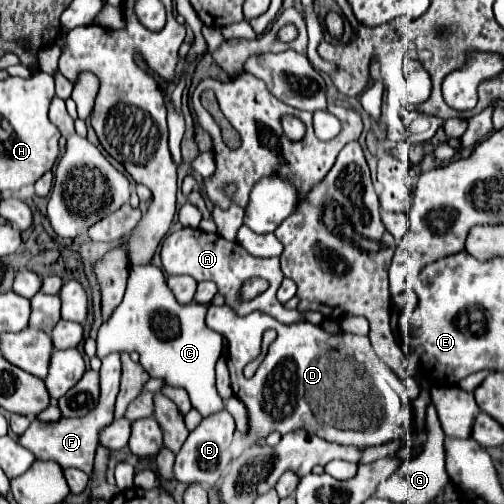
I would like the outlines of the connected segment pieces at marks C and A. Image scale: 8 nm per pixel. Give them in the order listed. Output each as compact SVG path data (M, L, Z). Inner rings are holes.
M152 264L132 266L124 300L114 310L112 318L104 322L96 336L96 356L104 358L114 348L132 348L140 354L142 368L152 376L164 380L164 386L184 388L192 408L202 416L210 416L224 408L214 384L214 366L222 352L222 336L210 330L204 322L206 308L202 304L182 306L166 286L164 272Z
M182 228L178 232L172 232L164 238L162 242L162 252L160 252L160 258L162 258L162 266L164 266L164 272L168 276L178 276L178 274L188 274L192 276L196 282L202 282L202 280L212 280L216 282L218 286L218 294L224 296L226 300L226 306L230 306L238 316L246 316L254 310L260 310L260 312L266 312L270 314L272 318L276 318L278 322L282 324L292 324L296 320L302 320L302 316L296 312L296 310L286 310L278 298L276 298L276 290L280 288L280 282L282 282L282 270L280 270L280 260L278 258L256 258L252 254L248 254L242 244L238 242L228 242L224 238L220 238L218 234L206 234L202 230L194 230L194 228ZM254 276L260 276L260 278L266 278L270 282L270 288L260 294L258 298L250 300L250 302L238 302L238 288L254 278Z

